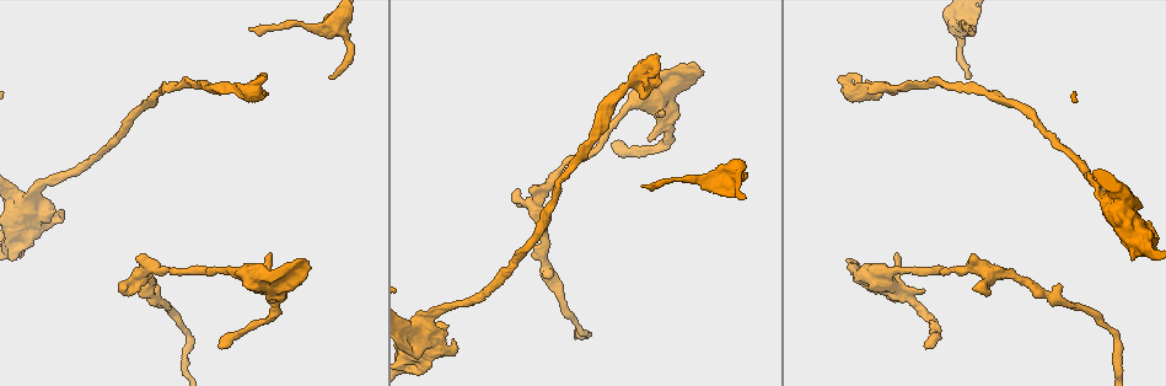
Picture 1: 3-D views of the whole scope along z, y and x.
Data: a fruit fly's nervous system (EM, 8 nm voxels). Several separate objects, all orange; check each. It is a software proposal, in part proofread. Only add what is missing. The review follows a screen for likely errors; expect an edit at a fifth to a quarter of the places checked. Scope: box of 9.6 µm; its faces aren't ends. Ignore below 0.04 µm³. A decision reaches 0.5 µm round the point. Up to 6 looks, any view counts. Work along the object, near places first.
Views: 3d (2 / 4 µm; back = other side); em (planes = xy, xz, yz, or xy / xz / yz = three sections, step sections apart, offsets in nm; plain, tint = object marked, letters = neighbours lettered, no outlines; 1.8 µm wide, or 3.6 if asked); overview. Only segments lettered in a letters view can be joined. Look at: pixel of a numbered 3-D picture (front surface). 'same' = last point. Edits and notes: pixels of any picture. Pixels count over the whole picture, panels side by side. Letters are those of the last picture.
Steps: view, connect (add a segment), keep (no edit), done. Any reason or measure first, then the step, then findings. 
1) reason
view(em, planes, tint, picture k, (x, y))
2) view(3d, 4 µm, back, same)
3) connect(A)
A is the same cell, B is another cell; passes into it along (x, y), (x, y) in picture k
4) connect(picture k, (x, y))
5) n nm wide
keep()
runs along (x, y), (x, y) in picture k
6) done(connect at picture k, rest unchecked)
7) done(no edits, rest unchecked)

an open end
view(3d, 4 µm, picture 1, (641, 186))

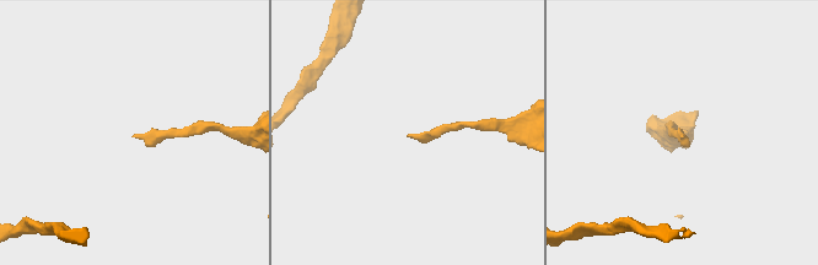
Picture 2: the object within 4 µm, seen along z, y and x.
now the EM
view(em, yz, step 8, tint, picture 2, (410, 136))

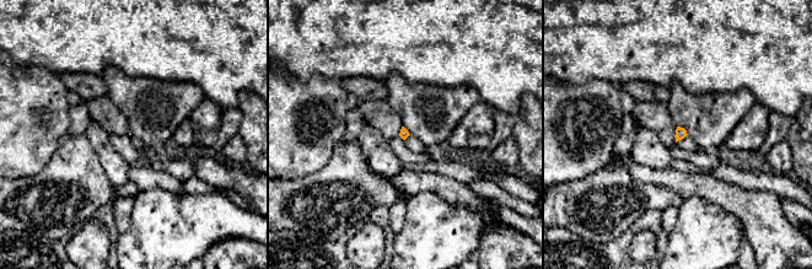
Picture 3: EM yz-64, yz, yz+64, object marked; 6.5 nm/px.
view(em, planes, letters, same)

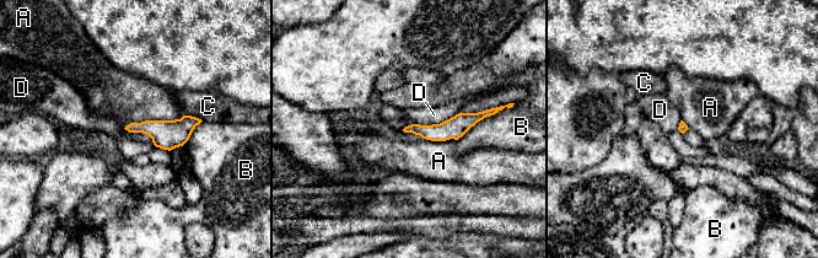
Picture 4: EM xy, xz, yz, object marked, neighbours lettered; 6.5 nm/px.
keep()
A, B, C and D are other cells; border along (186, 114), (130, 122), (123, 128) in picture 4; none of them fits

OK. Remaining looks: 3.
an open end
view(3d, 4 µm, back, picture 1, (967, 78))

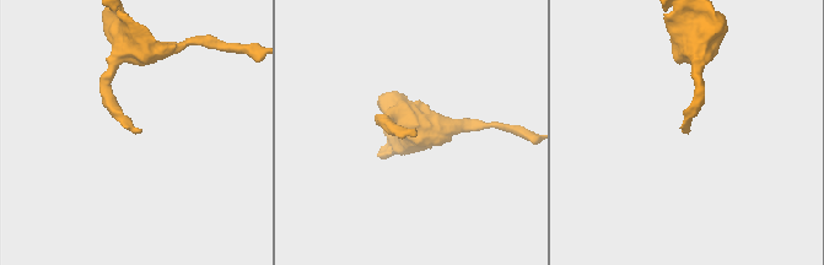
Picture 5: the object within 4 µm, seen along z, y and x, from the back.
need the tissue
view(em, yz, step 4, letters, picture 5, (683, 128))

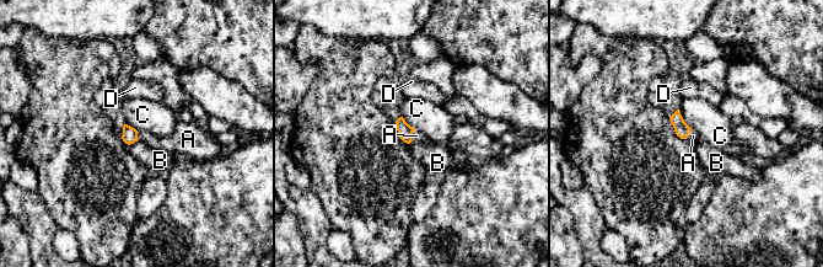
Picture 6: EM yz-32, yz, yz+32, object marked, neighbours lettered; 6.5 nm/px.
view(em, planes, letters, same)

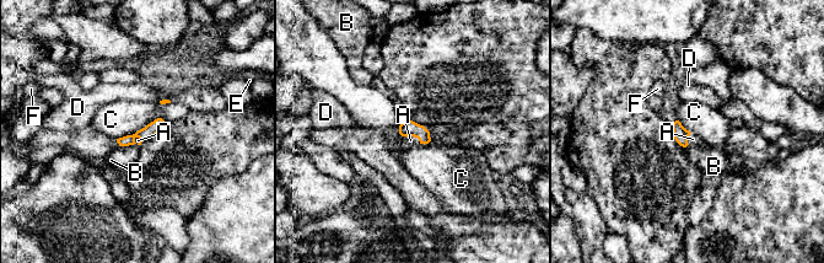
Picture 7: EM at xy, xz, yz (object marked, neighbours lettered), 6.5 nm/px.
connect(A)
A is the same cell, B, C, D, E and F are other cells; passes into it along (410, 128), (415, 137), (410, 140) in picture 7; it goes on there

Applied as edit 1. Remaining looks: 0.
done(connect at picture 7, rest unchecked)

